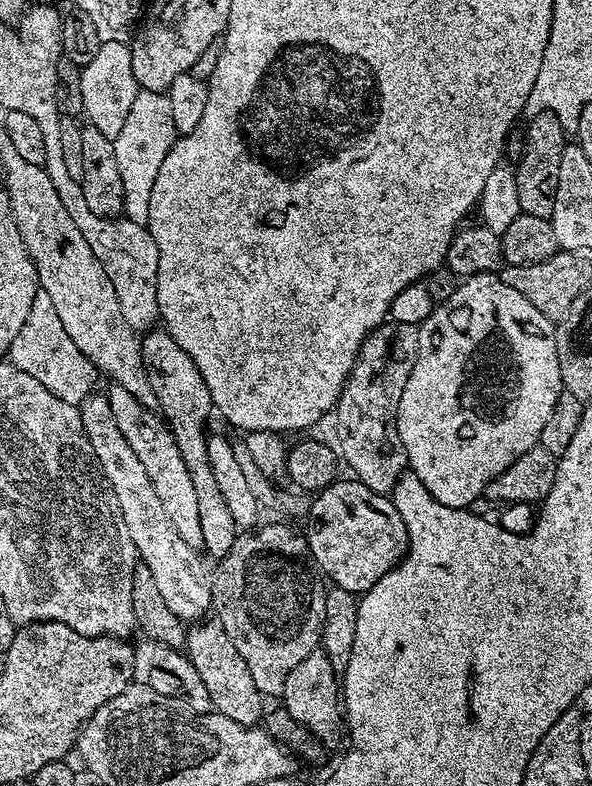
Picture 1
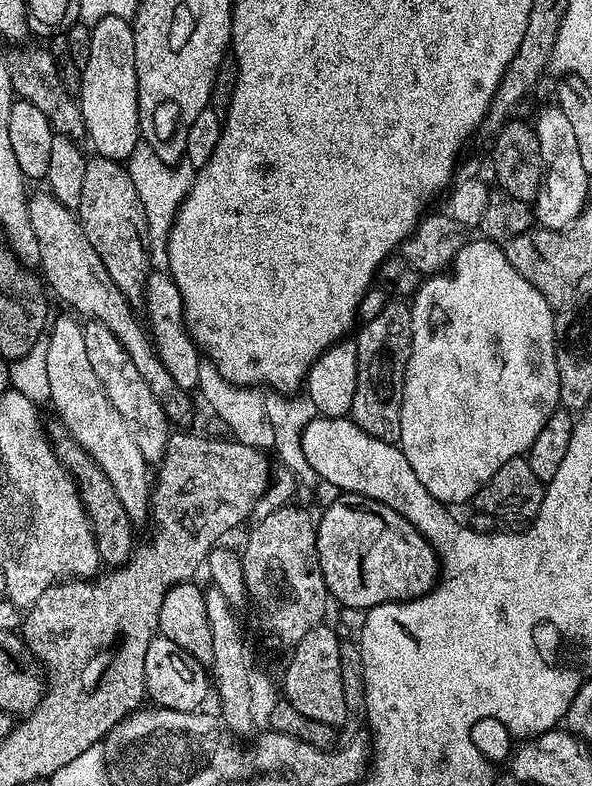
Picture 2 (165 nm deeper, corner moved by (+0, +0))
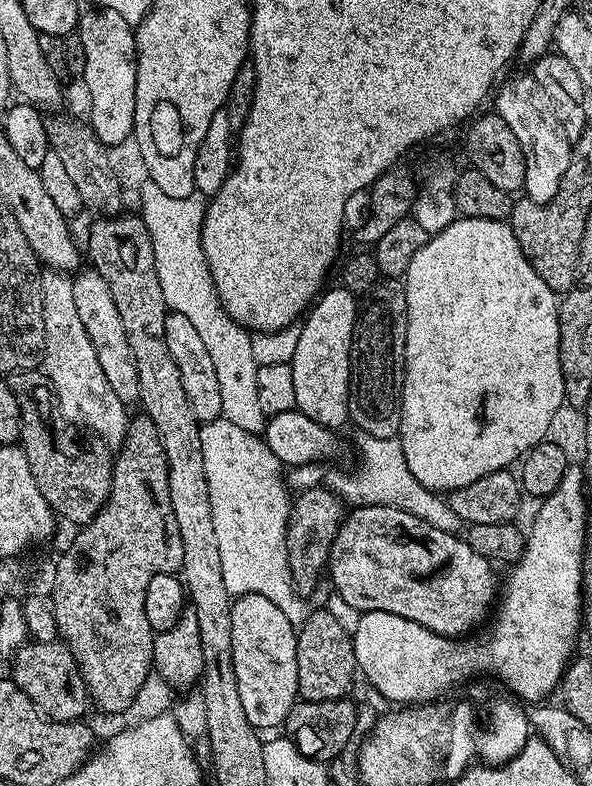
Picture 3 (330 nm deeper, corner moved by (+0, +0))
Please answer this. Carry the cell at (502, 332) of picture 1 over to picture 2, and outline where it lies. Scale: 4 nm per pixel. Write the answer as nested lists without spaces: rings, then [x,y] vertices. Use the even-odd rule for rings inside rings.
[[[483,238],[475,239],[469,239],[460,247],[447,274],[429,275],[410,300],[412,349],[404,375],[400,411],[402,434],[398,447],[406,454],[406,462],[410,462],[418,482],[422,482],[422,486],[426,486],[426,490],[430,490],[430,494],[445,506],[460,504],[463,500],[464,503],[471,501],[477,490],[486,482],[490,482],[490,478],[494,478],[494,474],[498,474],[498,470],[502,470],[502,466],[510,462],[510,458],[524,456],[528,447],[534,442],[534,438],[538,436],[538,430],[546,426],[546,422],[553,412],[557,411],[560,404],[560,379],[556,365],[556,318],[553,305],[548,304],[546,298],[542,298],[542,294],[538,294],[538,290],[534,290],[534,286],[530,286],[530,282],[526,282],[526,278],[518,274],[518,270],[514,270],[514,266],[510,266],[501,245]]]

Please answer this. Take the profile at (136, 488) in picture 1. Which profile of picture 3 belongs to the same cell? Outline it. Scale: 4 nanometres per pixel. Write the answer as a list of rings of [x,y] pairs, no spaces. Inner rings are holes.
[[[48,270],[40,277],[44,299],[44,359],[43,371],[50,378],[56,395],[62,405],[65,420],[87,430],[108,445],[119,449],[128,429],[129,409],[110,390],[106,374],[98,363],[98,354],[86,338],[86,329],[78,319],[78,306],[74,306],[72,276]]]

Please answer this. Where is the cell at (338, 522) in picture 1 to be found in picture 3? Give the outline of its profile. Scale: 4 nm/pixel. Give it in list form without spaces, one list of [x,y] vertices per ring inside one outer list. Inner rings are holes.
[[[390,505],[352,508],[340,524],[328,555],[326,576],[332,579],[340,600],[356,614],[385,612],[418,622],[439,636],[463,637],[484,615],[489,615],[498,592],[492,561],[474,554],[467,539],[446,530],[435,529],[422,518]]]

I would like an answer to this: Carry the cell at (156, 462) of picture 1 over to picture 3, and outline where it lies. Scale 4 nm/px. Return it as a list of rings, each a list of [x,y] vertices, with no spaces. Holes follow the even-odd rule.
[[[84,266],[72,276],[72,289],[74,306],[78,306],[78,319],[86,329],[86,338],[90,338],[90,346],[94,346],[94,354],[98,354],[98,363],[106,374],[106,382],[110,382],[110,390],[118,394],[125,406],[132,406],[132,403],[135,405],[140,398],[138,366],[134,362],[134,354],[126,338],[126,329],[122,327],[118,306],[114,306],[114,294],[110,294],[110,286],[106,286],[106,278],[102,278],[96,268]]]

